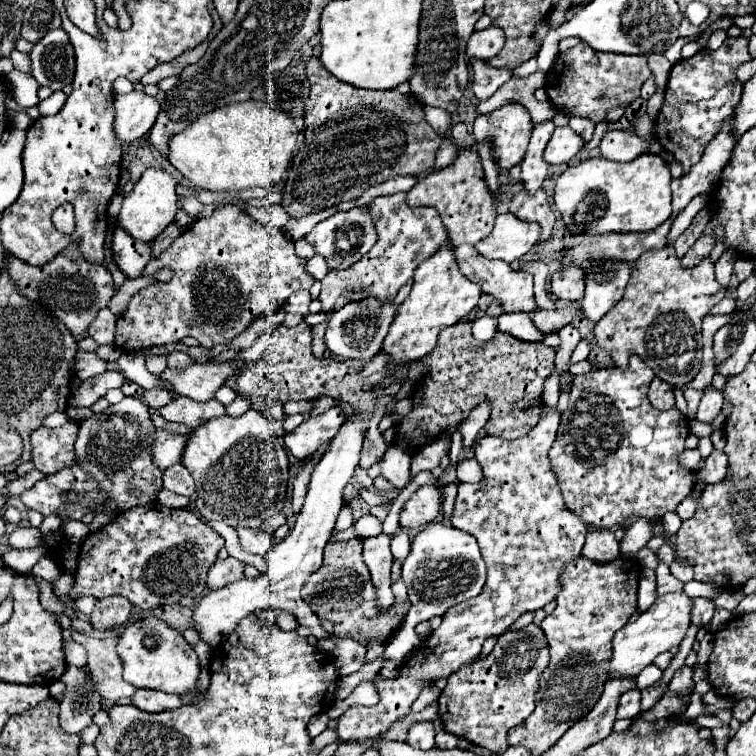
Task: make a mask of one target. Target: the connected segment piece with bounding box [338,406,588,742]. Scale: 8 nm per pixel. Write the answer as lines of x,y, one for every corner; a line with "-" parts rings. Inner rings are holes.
544,406
538,426
528,436
520,440
482,436
476,440
476,460
482,466
484,480
480,484
458,484
450,522
454,528
466,530
478,540
488,566
484,592
470,602
450,608
440,628
408,656
398,678
374,678
380,702
372,708
354,706
346,710
338,720
340,740
354,742
384,734
394,720
410,712
422,688
474,662
486,638
500,636
524,612
540,610
558,596
560,572
566,562
580,556
588,532
588,524
564,508
556,474
550,468
548,450
556,438
558,416
560,412
556,408

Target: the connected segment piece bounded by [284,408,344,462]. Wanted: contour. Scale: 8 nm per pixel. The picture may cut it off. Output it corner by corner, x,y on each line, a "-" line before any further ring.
330,408
316,418
304,420
294,432
286,434
284,446
296,460
306,462
324,442
330,442
336,436
340,424
344,424
344,412
340,408

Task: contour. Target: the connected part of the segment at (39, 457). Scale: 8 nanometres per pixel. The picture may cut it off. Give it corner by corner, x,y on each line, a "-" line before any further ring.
66,422
58,428
44,428
32,432
32,462
44,474
54,474
76,460
74,440
78,436
78,424

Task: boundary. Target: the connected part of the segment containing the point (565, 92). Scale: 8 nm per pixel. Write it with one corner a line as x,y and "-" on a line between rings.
580,42
578,46
558,54
556,62
546,74
544,90
550,104
568,116
582,116
594,124
618,122
626,108
640,96
640,88
648,76
650,68
646,64
646,56
596,52
594,48
588,48
588,44

